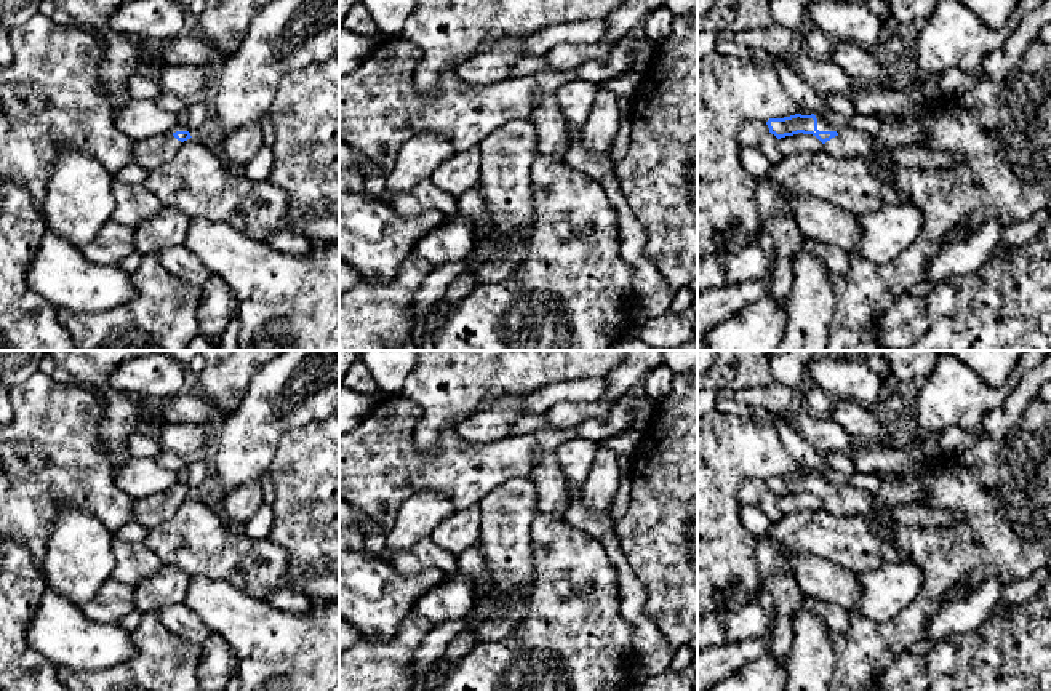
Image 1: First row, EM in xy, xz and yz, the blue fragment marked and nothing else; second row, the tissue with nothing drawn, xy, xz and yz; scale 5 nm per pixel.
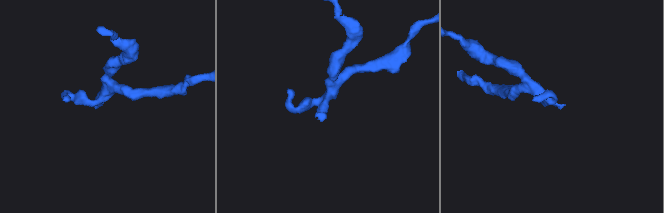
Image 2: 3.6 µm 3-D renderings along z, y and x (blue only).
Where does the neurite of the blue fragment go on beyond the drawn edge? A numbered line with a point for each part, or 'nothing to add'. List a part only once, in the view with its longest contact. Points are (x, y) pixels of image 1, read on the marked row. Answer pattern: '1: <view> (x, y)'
1: yz (850, 143)

